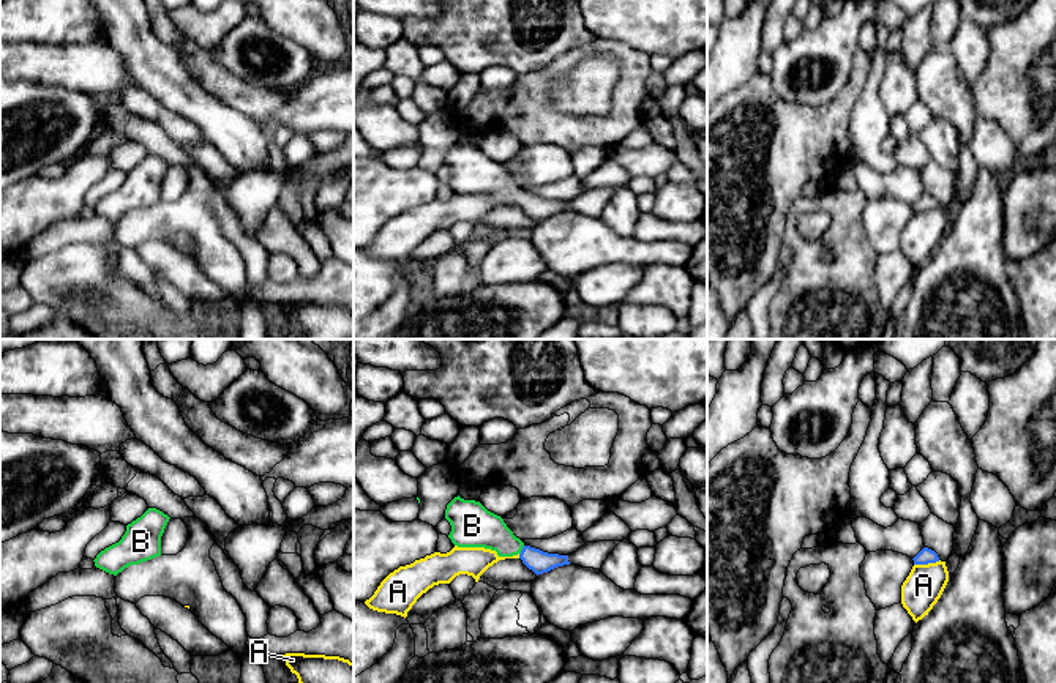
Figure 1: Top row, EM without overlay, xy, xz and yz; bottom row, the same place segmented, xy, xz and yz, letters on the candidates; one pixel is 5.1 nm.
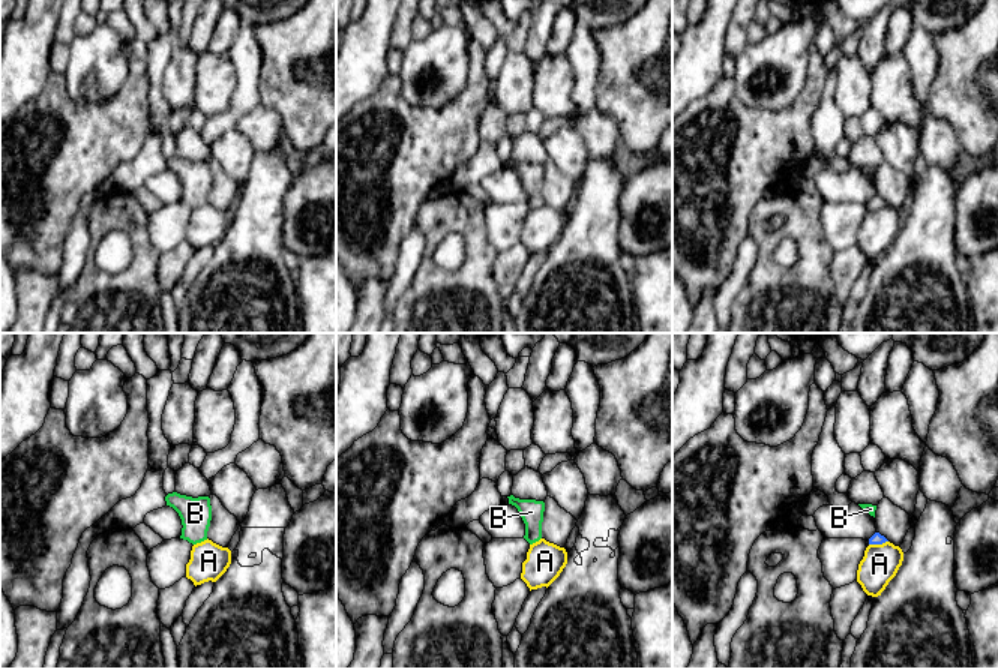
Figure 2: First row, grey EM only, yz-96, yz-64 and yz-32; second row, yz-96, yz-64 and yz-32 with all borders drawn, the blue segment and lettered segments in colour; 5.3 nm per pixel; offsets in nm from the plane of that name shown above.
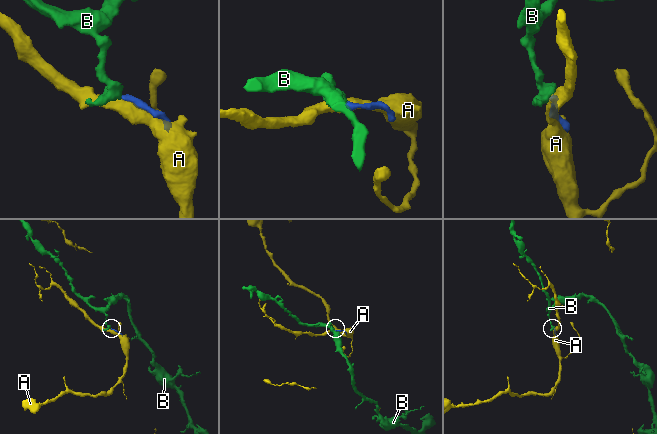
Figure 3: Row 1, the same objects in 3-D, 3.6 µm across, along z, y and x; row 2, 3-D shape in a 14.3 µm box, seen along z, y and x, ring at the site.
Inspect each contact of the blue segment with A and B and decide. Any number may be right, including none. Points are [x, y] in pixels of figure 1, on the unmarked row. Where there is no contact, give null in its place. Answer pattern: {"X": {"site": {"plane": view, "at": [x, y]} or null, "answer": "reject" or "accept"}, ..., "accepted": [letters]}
{"A": {"site": {"plane": "yz", "at": [927, 210]}, "answer": "reject"}, "B": {"site": {"plane": "xz", "at": [521, 197]}, "answer": "accept"}, "accepted": ["B"]}

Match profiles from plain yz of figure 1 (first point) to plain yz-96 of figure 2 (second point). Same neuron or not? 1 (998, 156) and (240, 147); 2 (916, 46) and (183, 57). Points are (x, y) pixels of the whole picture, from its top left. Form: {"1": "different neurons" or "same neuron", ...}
{"1": "different neurons", "2": "different neurons"}

